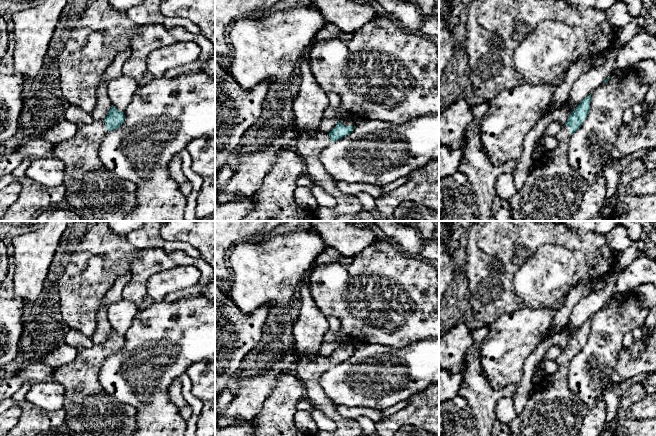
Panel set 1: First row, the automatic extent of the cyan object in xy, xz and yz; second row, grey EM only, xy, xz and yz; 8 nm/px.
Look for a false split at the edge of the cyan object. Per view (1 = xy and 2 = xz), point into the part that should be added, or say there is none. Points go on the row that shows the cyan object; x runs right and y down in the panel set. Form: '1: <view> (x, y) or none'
1: xy (96, 194)
2: xz (308, 147)

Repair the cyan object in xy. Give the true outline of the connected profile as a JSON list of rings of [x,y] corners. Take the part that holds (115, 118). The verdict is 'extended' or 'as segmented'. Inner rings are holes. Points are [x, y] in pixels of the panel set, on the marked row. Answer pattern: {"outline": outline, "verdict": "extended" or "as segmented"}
{"outline": [[[112,106],[104,120],[76,124],[75,136],[54,146],[53,156],[65,165],[64,199],[87,221],[124,221],[135,210],[135,184],[105,169],[99,158],[104,136],[124,120],[124,112]]], "verdict": "extended"}

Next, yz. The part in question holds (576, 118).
{"outline": [[[588,95],[570,114],[564,126],[555,136],[557,147],[546,151],[534,165],[523,187],[513,195],[507,207],[515,221],[593,221],[605,209],[607,186],[603,174],[593,184],[587,182],[568,164],[568,143],[581,127],[590,110],[591,95]]], "verdict": "extended"}

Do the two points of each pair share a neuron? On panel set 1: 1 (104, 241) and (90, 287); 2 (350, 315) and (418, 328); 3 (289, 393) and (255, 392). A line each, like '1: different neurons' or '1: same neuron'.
1: same neuron
2: same neuron
3: different neurons

